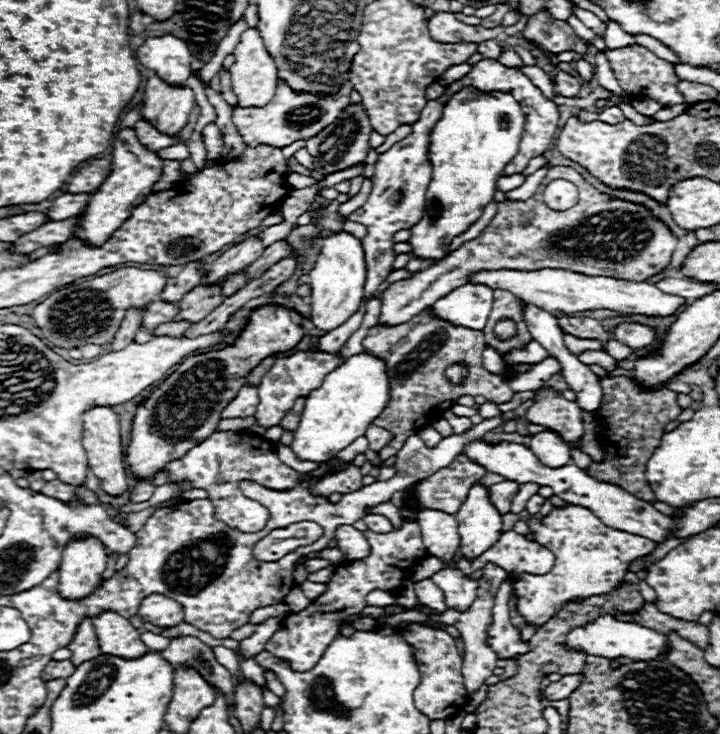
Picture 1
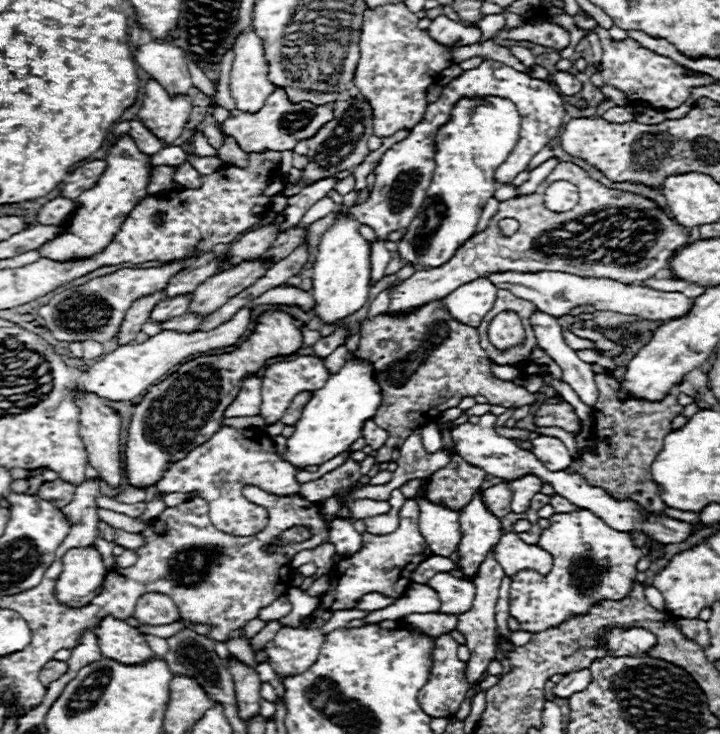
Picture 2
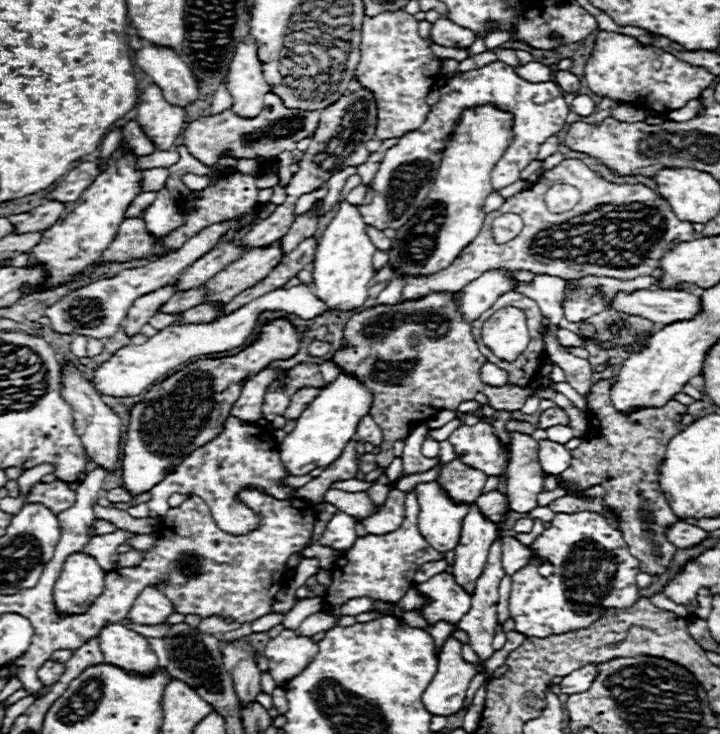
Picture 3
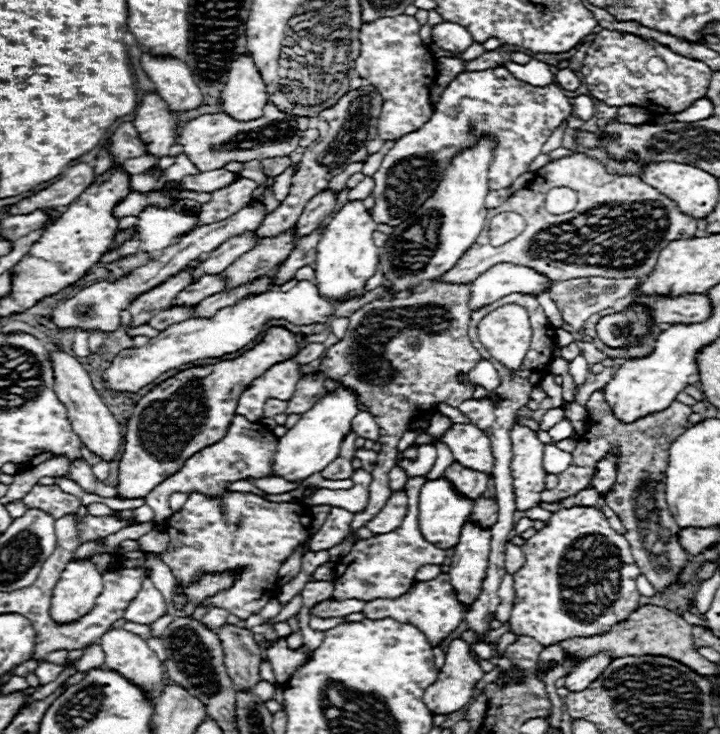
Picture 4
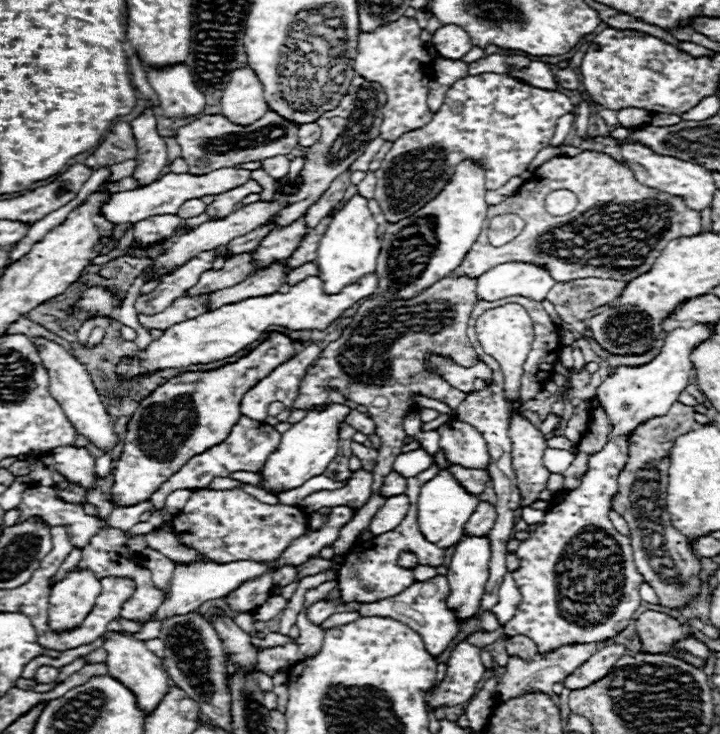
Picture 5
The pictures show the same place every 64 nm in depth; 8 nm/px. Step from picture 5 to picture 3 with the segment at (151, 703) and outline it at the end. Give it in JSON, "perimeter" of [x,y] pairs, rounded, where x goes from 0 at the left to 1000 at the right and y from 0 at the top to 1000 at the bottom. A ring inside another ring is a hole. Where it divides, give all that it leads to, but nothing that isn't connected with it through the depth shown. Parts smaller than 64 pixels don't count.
{"perimeter":[[[150,850],[136,864],[136,877],[147,905],[189,918],[208,918],[208,913],[219,910],[219,896],[208,886],[203,869],[169,850]]]}

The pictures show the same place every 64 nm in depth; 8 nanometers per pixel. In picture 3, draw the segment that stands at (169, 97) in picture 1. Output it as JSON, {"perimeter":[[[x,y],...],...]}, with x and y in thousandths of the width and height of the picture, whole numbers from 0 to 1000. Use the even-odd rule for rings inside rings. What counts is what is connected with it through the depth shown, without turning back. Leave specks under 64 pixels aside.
{"perimeter":[[[208,114],[197,125],[189,163],[200,183],[214,193],[217,204],[236,204],[242,199],[256,174],[256,158],[256,147],[233,142],[219,117]]]}

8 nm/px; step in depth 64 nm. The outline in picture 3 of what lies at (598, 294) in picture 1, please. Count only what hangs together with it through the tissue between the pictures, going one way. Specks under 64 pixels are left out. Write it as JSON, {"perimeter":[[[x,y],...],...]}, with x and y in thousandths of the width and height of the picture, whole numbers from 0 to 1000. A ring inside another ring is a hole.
{"perimeter":[[[747,373],[742,379],[739,390],[717,390],[717,398],[739,406],[753,428],[775,444],[775,439],[781,436],[781,409],[783,409],[783,390],[786,381],[772,379],[772,376],[761,376],[761,373]],[[883,395],[878,401],[858,401],[850,420],[881,431],[894,431],[903,439],[931,441],[969,431],[975,422],[975,409],[972,403],[947,395]]]}

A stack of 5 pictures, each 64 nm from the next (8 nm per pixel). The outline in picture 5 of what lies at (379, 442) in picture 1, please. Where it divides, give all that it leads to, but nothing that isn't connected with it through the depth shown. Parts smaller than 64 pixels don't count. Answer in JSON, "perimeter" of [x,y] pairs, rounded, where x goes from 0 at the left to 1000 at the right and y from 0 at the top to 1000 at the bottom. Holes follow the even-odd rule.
{"perimeter":[[[497,559],[486,561],[486,569],[481,569],[481,578],[486,578],[492,586],[497,586],[497,589],[503,589],[508,594],[519,591],[519,575],[508,564],[503,564]]]}

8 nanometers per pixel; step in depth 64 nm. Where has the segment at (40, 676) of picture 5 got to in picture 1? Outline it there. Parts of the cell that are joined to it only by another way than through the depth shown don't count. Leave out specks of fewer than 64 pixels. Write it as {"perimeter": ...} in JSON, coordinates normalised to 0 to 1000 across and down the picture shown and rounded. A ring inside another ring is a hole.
{"perimeter":[[[72,899],[72,902],[67,902],[64,913],[58,916],[58,926],[67,929],[69,924],[94,924],[103,913],[106,913],[106,910],[100,907],[97,899],[83,899],[83,902]]]}

